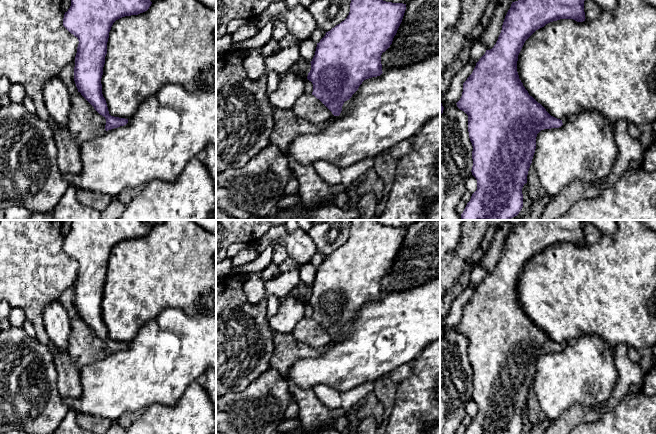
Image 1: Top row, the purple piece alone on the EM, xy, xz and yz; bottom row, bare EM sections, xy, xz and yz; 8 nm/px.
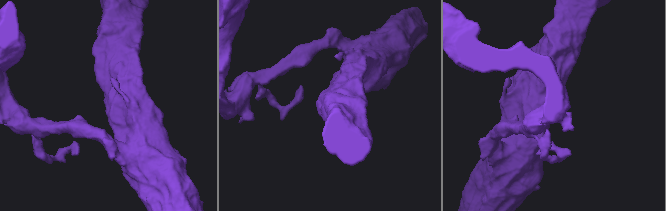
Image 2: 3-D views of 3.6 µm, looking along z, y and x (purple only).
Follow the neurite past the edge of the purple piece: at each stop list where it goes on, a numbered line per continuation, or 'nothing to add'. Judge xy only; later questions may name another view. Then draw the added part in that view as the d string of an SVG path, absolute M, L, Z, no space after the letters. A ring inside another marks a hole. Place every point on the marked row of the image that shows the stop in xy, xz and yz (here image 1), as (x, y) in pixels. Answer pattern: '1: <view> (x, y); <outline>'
nothing to add

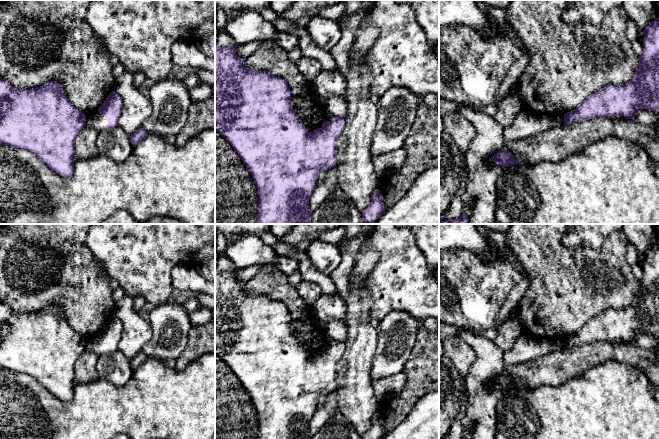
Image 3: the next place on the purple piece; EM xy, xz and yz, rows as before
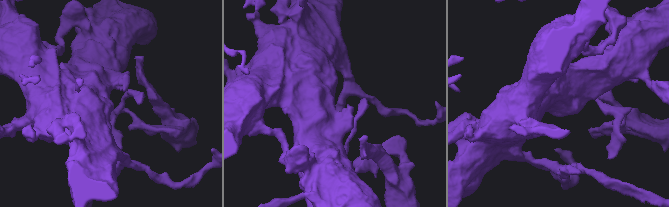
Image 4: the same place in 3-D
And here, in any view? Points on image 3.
1: xy (95, 120); M98 110L86 115L86 126L96 131L104 131L108 129L108 118L103 117Z

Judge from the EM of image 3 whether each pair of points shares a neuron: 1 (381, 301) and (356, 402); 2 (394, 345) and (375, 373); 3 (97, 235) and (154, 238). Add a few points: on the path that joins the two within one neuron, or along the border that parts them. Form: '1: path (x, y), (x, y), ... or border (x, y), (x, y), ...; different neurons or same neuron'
1: border (369, 295), (371, 298), (369, 316), (371, 318); different neurons
2: path (392, 352), (390, 358), (382, 366); same neuron
3: path (111, 235), (119, 234), (123, 238), (140, 237); same neuron

